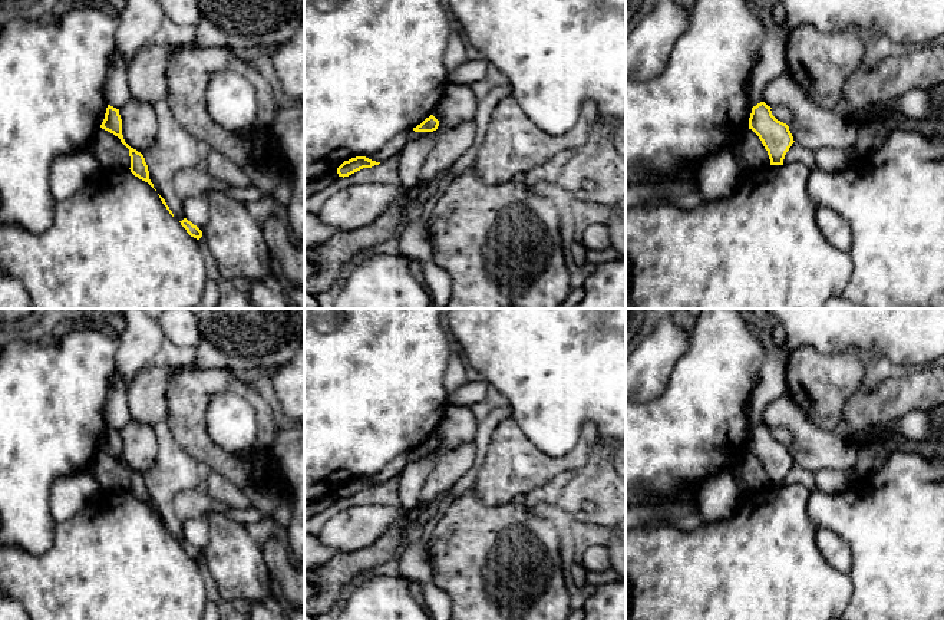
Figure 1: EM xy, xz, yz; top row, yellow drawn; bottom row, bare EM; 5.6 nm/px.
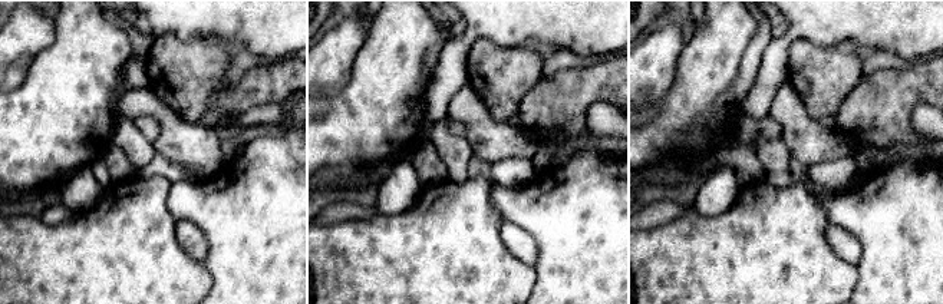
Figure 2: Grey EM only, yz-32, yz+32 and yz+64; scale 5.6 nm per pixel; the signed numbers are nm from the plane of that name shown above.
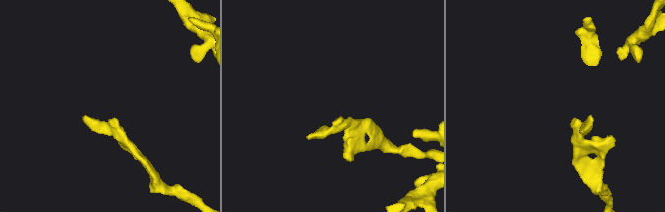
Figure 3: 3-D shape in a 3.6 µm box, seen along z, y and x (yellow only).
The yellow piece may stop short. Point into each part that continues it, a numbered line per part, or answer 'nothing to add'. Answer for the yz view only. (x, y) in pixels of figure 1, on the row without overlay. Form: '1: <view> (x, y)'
nothing to add

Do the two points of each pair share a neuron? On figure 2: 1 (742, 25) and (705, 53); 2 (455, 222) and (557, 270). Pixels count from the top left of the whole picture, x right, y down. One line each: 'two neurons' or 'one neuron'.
1: one neuron
2: two neurons

